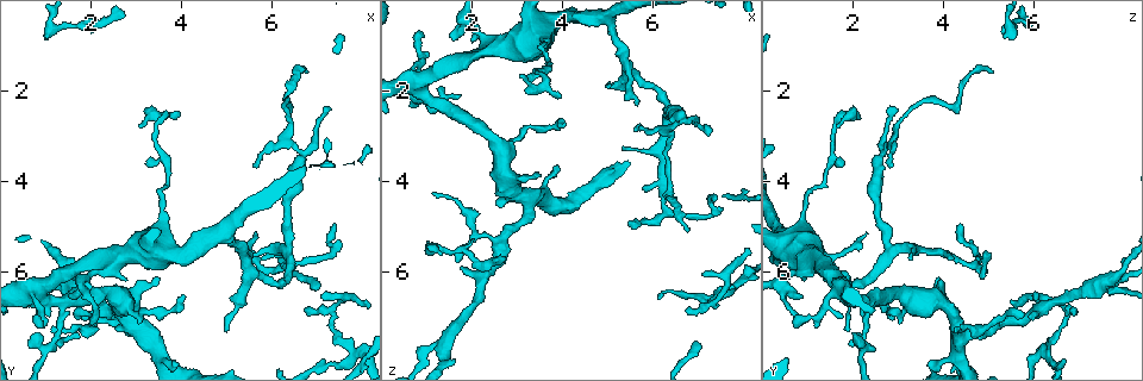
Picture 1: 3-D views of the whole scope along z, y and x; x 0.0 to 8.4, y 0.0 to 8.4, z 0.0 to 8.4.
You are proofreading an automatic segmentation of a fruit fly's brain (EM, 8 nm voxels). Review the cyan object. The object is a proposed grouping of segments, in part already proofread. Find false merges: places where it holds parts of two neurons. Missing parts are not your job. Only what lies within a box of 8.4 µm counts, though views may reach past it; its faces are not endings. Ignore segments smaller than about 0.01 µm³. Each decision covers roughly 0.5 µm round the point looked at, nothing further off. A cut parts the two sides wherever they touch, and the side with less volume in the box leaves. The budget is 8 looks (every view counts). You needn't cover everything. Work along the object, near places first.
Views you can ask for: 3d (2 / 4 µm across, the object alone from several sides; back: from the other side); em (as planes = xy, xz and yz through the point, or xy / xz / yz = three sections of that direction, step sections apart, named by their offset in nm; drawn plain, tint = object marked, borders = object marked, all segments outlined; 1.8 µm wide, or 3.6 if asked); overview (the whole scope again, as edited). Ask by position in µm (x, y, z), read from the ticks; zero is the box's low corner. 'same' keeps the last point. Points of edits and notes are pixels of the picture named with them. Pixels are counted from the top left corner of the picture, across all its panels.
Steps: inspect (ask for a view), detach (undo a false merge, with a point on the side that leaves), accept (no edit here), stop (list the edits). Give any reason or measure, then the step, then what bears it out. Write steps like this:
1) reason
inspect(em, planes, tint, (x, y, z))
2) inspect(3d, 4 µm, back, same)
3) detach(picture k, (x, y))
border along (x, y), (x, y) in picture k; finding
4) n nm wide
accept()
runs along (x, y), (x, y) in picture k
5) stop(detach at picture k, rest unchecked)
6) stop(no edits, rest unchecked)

three-way junction
inspect(em, xz, step 16, tint, (2.70, 7.15, 5.35))

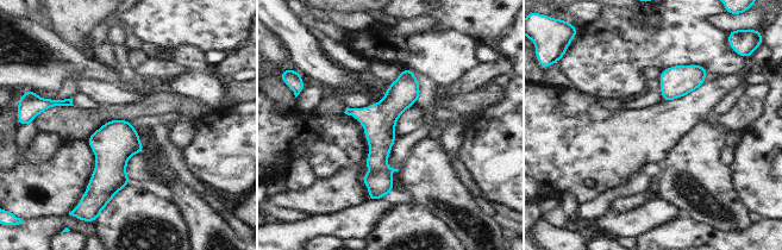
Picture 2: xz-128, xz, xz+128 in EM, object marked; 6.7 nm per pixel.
inspect(em, planes, borders, same)

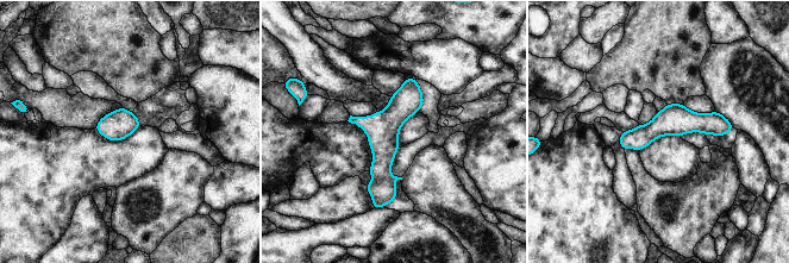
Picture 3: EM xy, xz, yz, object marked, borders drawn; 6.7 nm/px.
accept()
runs along (413, 81), (383, 126), (381, 204) in picture 3; continuous, no second neuron

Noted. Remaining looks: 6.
inspect(3d, 4 µm, back, (7.85, 7.85, 6.35))

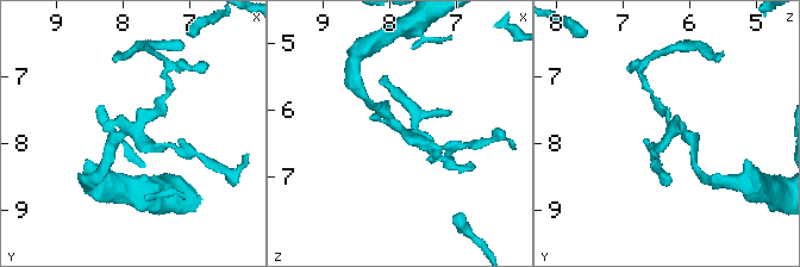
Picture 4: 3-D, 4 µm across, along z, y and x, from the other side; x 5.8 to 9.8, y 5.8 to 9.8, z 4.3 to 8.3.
3 arms; shape alone is not enough
inspect(em, planes, tint, (7.80, 7.75, 6.30))

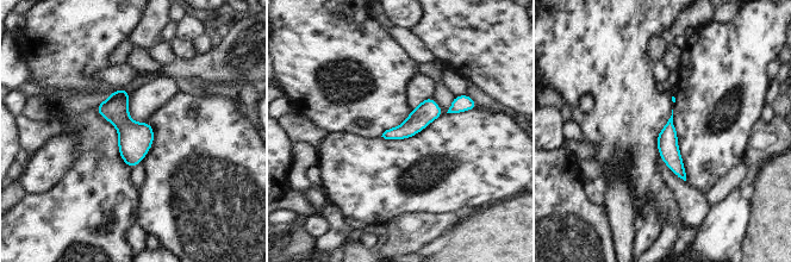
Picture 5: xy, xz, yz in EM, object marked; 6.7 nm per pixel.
140 nm wide
accept()
one neuron here

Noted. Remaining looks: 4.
three arms meet
inspect(3d, 2 µm, (5.45, 6.00, 1.55))

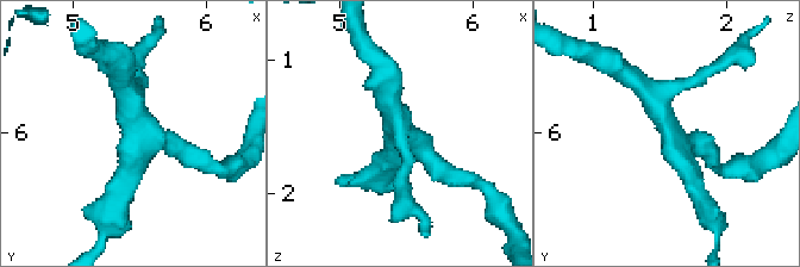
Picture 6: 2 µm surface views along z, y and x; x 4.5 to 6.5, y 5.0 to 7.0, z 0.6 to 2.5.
need the tissue
inspect(em, xz, step 4, tint, (5.48, 5.98, 1.56))

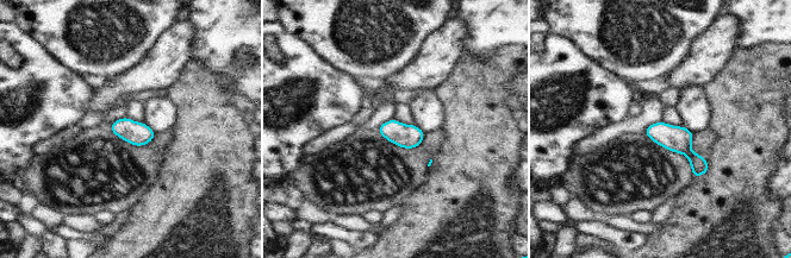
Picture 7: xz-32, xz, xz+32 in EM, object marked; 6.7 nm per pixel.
inspect(em, planes, tint, same)

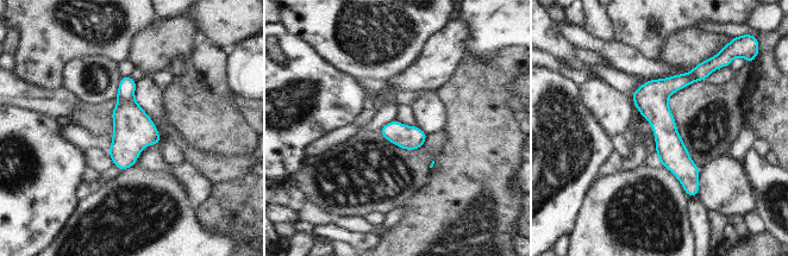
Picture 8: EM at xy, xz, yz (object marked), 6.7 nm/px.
accept()
runs along (701, 72), (662, 95), (689, 193) in picture 8; one neuron here

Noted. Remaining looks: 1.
stop(no edits, rest unchecked)

